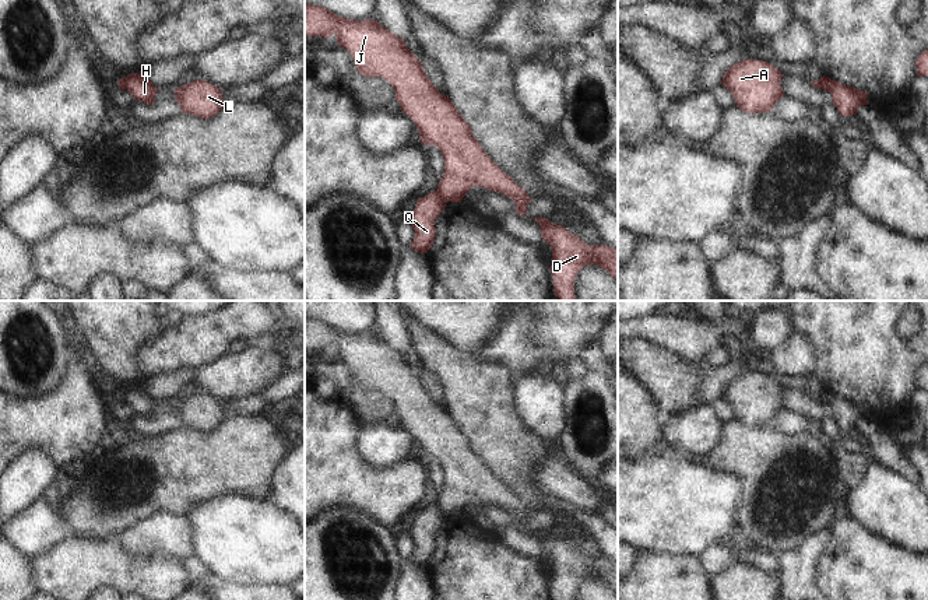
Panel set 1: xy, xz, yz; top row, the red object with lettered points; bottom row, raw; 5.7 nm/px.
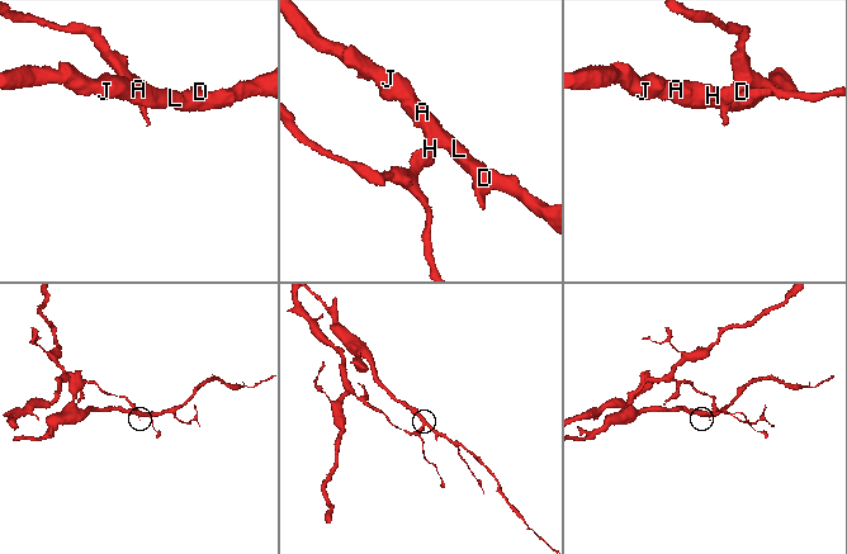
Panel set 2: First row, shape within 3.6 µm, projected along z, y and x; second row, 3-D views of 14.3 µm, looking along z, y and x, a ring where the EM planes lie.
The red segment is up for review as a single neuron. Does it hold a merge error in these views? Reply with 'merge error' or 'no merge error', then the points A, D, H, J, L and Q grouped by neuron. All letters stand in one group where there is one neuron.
merge error; A D H J L / Q

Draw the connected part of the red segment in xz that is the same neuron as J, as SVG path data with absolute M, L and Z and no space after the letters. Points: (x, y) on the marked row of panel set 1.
M306 4L305 36L323 36L328 39L333 34L337 36L337 45L345 48L351 53L356 71L365 77L382 77L393 85L396 91L396 101L400 103L401 110L408 115L418 127L419 141L425 145L436 145L440 150L444 158L444 172L439 180L437 190L444 201L458 203L471 187L484 186L486 190L493 190L510 197L516 204L514 213L525 217L527 204L532 200L528 197L525 190L520 185L514 183L512 176L506 175L482 150L481 143L474 137L470 124L458 113L450 98L447 95L442 95L439 88L432 84L423 71L421 60L418 60L407 48L403 38L382 27L377 20L351 20L340 17L321 6Z

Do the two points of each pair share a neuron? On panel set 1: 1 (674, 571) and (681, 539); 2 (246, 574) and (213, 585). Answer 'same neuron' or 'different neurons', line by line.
1: different neurons
2: different neurons

